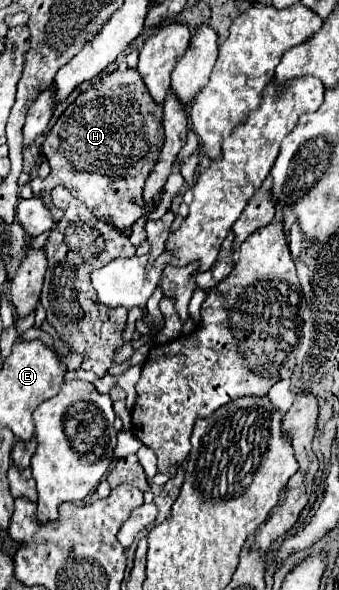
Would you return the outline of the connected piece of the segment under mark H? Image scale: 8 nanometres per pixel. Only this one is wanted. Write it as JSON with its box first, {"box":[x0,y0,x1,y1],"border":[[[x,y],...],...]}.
{"box":[30,71,162,229],"border":[[[112,71],[100,77],[92,89],[80,93],[46,135],[42,151],[50,163],[50,175],[46,179],[34,177],[30,181],[32,191],[34,195],[42,193],[42,201],[50,207],[54,223],[58,223],[64,213],[50,203],[50,191],[56,185],[64,185],[96,219],[104,221],[110,217],[116,229],[126,229],[138,215],[144,215],[142,187],[158,161],[162,135],[162,105],[150,99],[138,71]]]}

